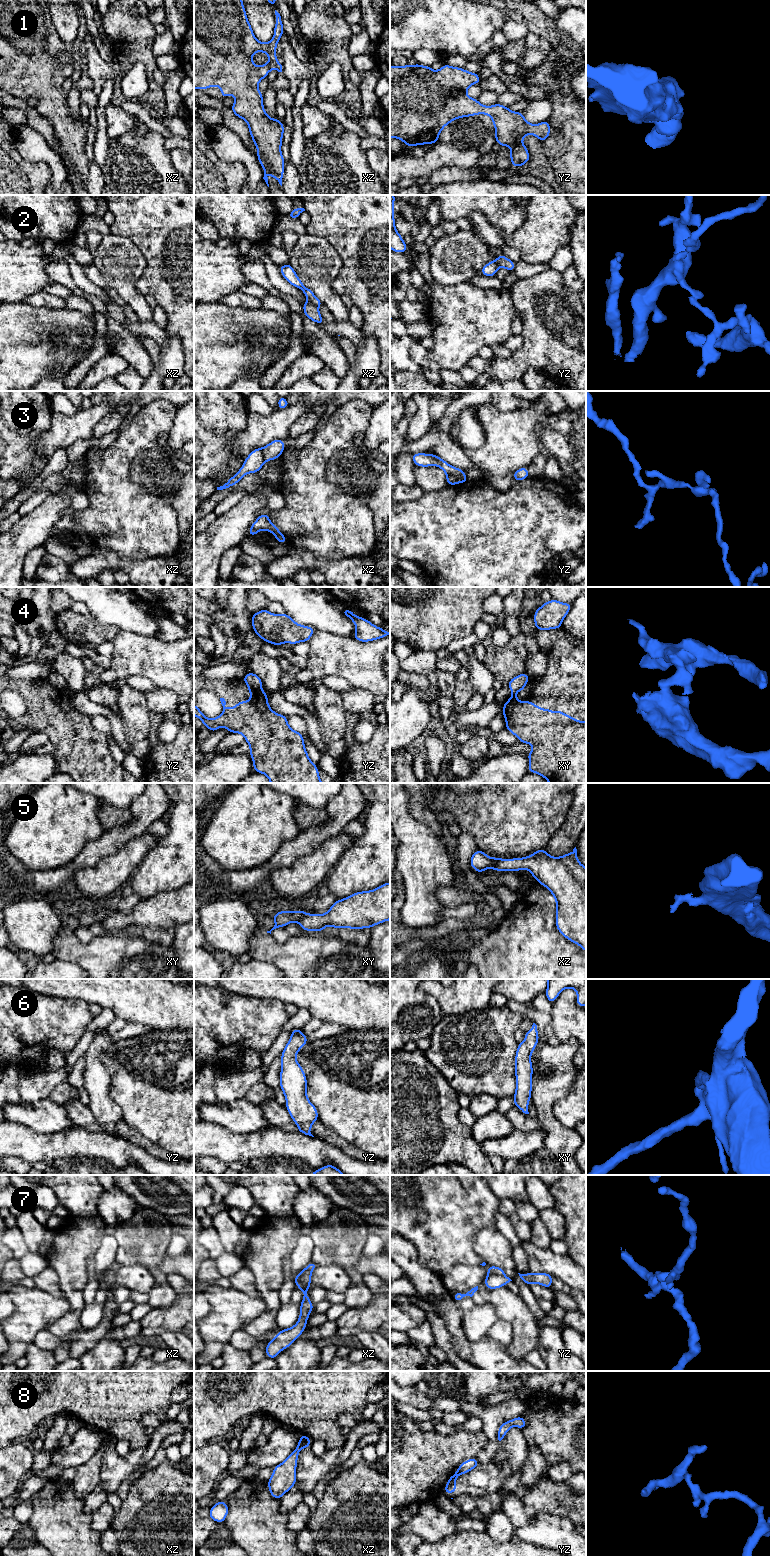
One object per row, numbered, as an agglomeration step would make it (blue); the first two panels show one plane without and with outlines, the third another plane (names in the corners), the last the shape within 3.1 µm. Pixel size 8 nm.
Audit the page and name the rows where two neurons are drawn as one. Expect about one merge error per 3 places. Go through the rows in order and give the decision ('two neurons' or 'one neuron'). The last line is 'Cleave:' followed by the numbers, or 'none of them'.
1: one neuron
2: two neurons
3: two neurons
4: two neurons
5: two neurons
6: one neuron
7: two neurons
8: two neurons
Cleave: 2, 3, 4, 5, 7, 8

